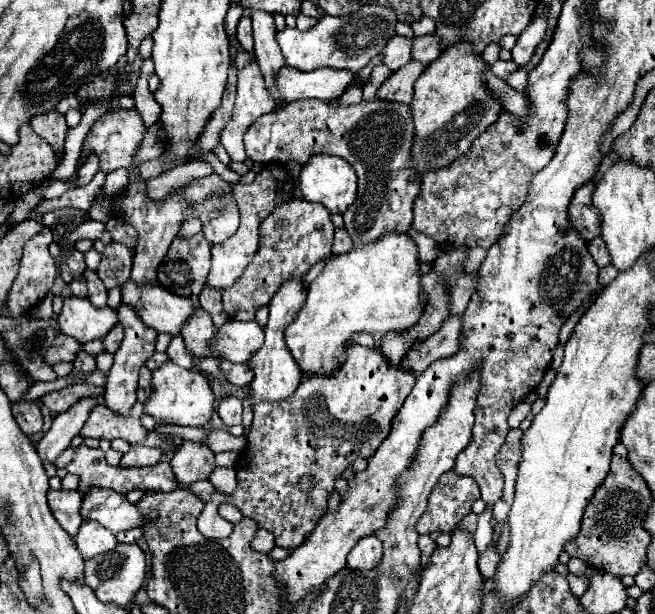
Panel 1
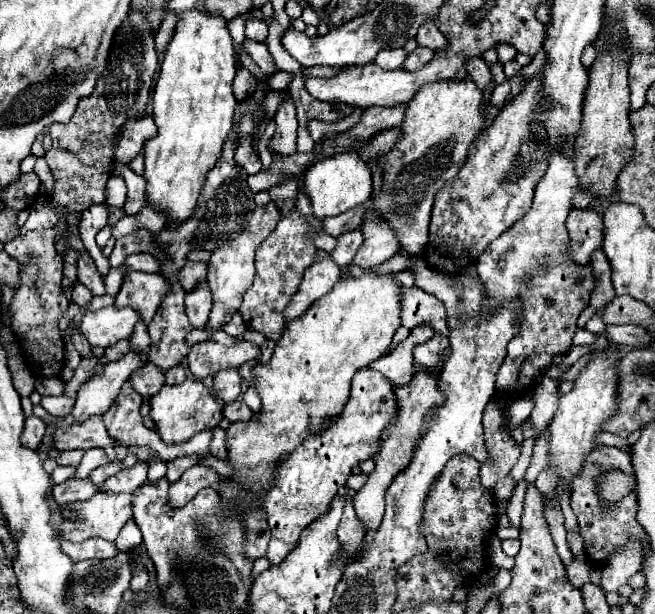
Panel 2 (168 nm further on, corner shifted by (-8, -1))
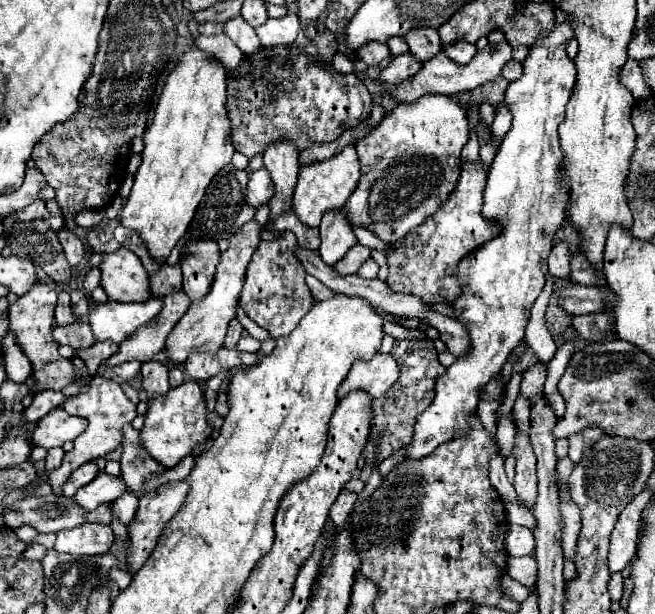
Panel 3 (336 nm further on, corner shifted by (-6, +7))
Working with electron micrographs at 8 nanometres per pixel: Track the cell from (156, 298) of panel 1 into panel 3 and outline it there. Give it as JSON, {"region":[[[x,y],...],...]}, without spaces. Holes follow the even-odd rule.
{"region":[[[128,248],[104,254],[102,288],[116,302],[146,302],[150,300],[150,278],[142,262]]]}

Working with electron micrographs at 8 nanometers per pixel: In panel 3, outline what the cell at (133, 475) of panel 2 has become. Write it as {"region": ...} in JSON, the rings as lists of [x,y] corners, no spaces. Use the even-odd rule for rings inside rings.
{"region":[[[100,472],[96,480],[92,480],[76,492],[76,502],[82,504],[86,510],[96,510],[102,504],[112,504],[124,492],[126,484],[122,476],[110,476],[106,472]]]}

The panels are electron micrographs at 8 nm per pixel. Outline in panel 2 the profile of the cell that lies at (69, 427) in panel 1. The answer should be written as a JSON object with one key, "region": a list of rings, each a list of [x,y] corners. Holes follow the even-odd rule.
{"region":[[[130,348],[130,352],[122,360],[106,362],[100,374],[92,376],[88,382],[80,386],[72,410],[74,422],[78,424],[94,414],[104,414],[118,396],[122,384],[136,368],[142,366],[142,362],[144,358],[134,348]]]}

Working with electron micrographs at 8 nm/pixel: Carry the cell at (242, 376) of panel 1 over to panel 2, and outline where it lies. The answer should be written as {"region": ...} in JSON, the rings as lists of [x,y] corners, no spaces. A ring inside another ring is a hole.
{"region":[[[224,370],[214,376],[214,396],[224,404],[234,402],[240,396],[240,374],[238,370]]]}

